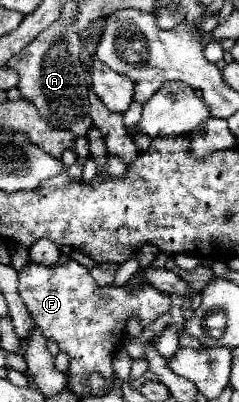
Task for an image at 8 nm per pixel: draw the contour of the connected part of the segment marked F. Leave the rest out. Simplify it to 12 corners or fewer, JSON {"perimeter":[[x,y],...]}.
{"perimeter":[[77,261],[27,263],[19,293],[73,381],[111,359],[127,319],[169,311],[149,283],[99,287]]}

